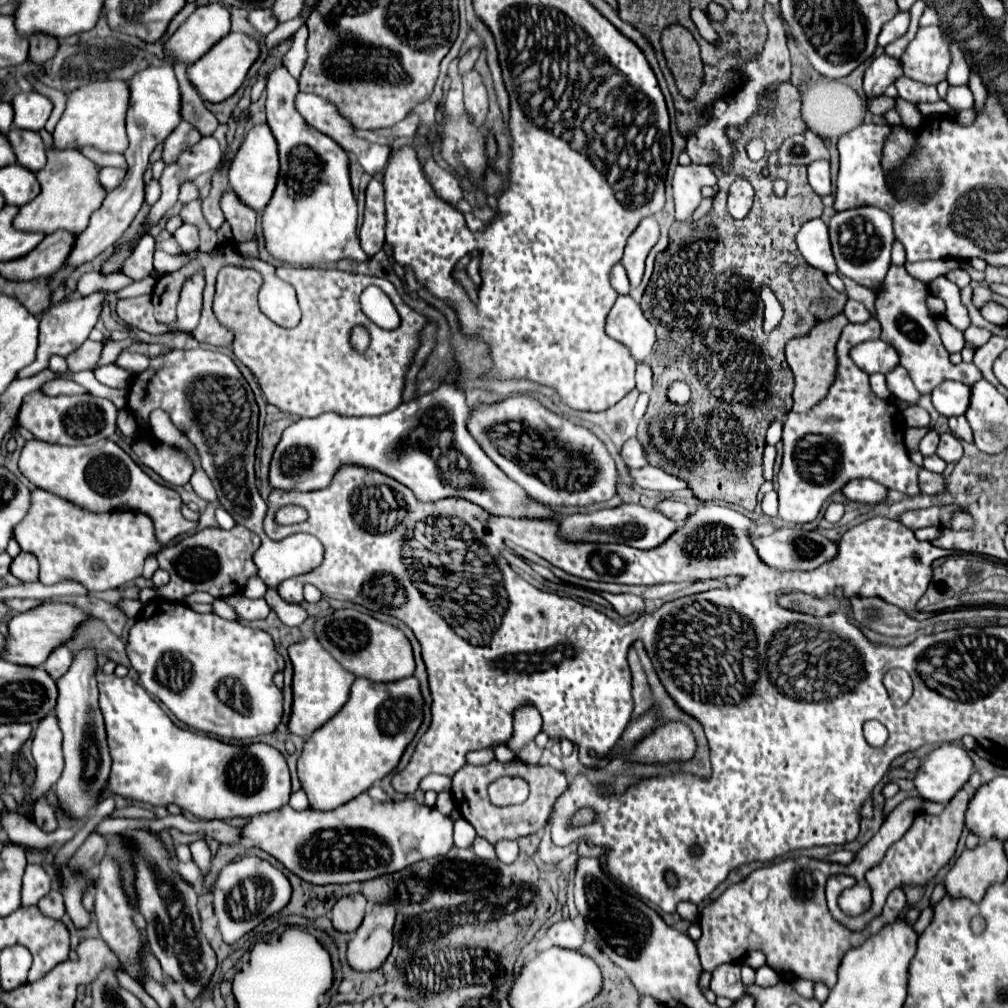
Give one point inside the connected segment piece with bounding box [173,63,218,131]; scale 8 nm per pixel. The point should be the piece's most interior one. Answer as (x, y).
(194, 111)

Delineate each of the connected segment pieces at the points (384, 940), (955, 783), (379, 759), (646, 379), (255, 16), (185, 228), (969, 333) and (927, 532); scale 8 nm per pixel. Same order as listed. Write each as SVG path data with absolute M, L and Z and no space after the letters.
M372 905L362 925L348 943L346 959L354 971L376 971L392 949L392 927L396 909L392 905Z
M946 743L934 749L920 765L914 783L924 799L948 803L968 783L974 761L960 745Z
M416 677L394 683L356 679L344 709L304 743L298 759L298 779L316 811L332 811L358 797L400 761L406 745L422 723L422 695Z
M638 363L636 387L638 387L638 391L650 391L652 389L652 369L648 363Z
M252 9L248 13L248 23L260 33L260 35L268 35L276 25L278 21L274 19L272 11L270 9Z
M182 225L174 231L174 239L178 241L180 249L190 253L198 249L198 229L194 225Z
M968 327L966 331L964 331L964 339L968 341L968 343L972 343L974 347L980 347L980 345L984 345L992 334L990 331L984 328L978 328L978 327Z
M935 526L922 528L914 531L914 534L918 540L931 542L942 534L942 528Z

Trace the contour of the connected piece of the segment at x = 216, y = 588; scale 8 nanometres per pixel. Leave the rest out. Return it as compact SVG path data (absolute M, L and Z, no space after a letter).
M240 525L230 531L224 531L220 527L208 527L194 535L188 535L180 543L164 547L156 555L160 569L170 573L170 583L164 587L156 587L156 593L158 597L164 597L168 601L182 601L194 591L206 591L216 599L232 597L232 593L242 593L246 581L256 575L252 553L260 544L260 537L256 533Z

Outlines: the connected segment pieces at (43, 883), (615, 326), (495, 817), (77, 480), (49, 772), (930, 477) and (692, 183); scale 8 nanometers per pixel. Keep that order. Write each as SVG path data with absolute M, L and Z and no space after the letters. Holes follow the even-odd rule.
M28 865L22 881L22 907L38 905L38 901L50 891L50 877L40 865Z
M620 295L608 313L606 333L624 343L636 361L646 361L656 341L654 327L644 317L640 305L630 295Z
M492 759L486 765L464 765L464 769L460 769L452 777L452 795L454 795L456 809L462 813L462 817L468 823L474 825L476 833L480 837L488 839L490 843L498 843L502 839L518 839L522 835L530 835L530 833L536 833L538 829L542 829L546 825L546 819L550 815L550 807L554 805L554 799L558 799L558 795L566 789L566 785L568 785L566 775L562 771L548 767L548 765L544 765L544 767L526 765L522 761L500 763L500 761ZM504 775L518 775L530 785L530 795L524 803L508 805L508 807L496 807L490 803L488 785Z
M40 439L26 441L20 457L20 471L40 489L48 489L50 493L64 497L88 511L110 511L120 505L146 513L154 523L156 539L162 545L168 545L174 537L182 533L190 533L198 527L196 521L184 519L180 507L180 495L164 485L152 481L132 459L120 449L114 441L98 441L96 445L52 445Z
M48 715L38 723L32 741L32 755L36 761L36 783L32 793L26 797L28 803L42 797L62 775L62 733L54 715Z
M922 469L920 471L920 489L924 491L924 493L942 493L942 491L946 491L944 489L944 475L940 475L940 473L932 473L932 471L926 471L926 469Z
M678 165L672 187L674 187L674 203L676 203L676 219L688 221L696 207L702 203L702 185L710 185L710 177L713 176L713 183L718 179L709 165Z

